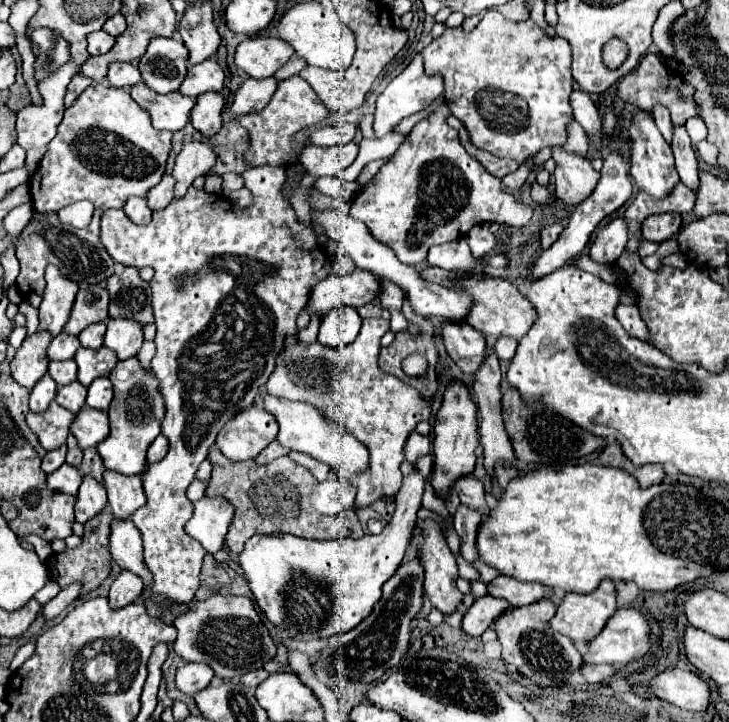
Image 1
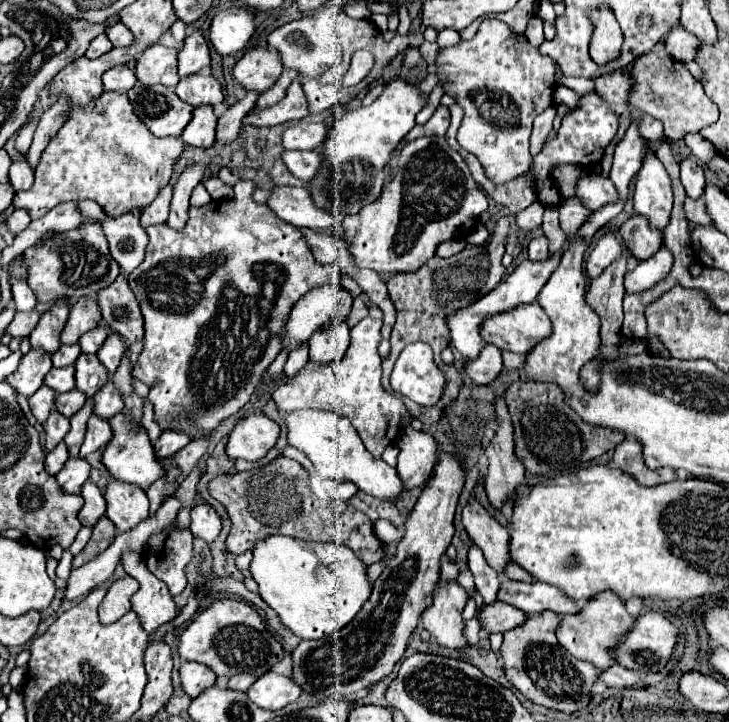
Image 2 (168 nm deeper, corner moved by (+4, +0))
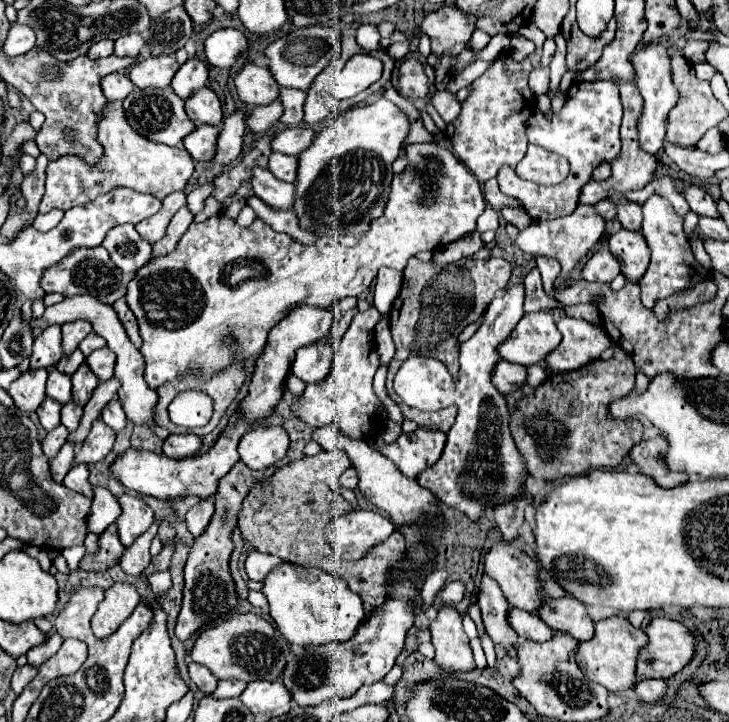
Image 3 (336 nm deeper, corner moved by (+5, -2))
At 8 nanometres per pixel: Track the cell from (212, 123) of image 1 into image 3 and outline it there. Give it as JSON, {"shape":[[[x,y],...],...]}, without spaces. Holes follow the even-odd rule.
{"shape":[[[197,126],[185,140],[183,146],[185,150],[191,154],[193,160],[213,160],[215,156],[215,148],[217,148],[217,136],[219,136],[219,128],[217,126]]]}

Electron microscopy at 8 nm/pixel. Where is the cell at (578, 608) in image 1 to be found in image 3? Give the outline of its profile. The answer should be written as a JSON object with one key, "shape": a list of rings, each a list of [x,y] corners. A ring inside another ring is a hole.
{"shape":[[[611,616],[607,620],[601,620],[595,624],[595,636],[593,640],[587,640],[585,644],[579,644],[577,648],[577,664],[581,664],[581,670],[591,682],[597,682],[605,686],[609,692],[619,690],[631,690],[637,682],[637,658],[639,652],[647,646],[647,636],[641,628],[635,628],[629,624],[623,616]]]}

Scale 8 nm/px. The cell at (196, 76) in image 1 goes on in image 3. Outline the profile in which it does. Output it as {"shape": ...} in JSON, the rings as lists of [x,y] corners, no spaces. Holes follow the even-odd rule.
{"shape":[[[201,88],[201,92],[195,92],[189,100],[185,100],[185,112],[195,126],[211,124],[219,126],[223,120],[223,110],[217,94],[211,88]]]}

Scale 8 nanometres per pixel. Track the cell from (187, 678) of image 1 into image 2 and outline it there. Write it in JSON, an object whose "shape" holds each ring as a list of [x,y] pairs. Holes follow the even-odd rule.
{"shape":[[[184,662],[180,666],[180,680],[182,680],[182,690],[190,698],[196,698],[204,688],[216,682],[216,674],[198,662]]]}

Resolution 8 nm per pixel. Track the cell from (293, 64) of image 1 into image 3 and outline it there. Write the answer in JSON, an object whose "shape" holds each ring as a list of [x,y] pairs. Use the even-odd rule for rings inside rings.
{"shape":[[[275,100],[273,104],[267,104],[267,106],[261,106],[261,108],[255,108],[249,118],[247,118],[247,126],[251,128],[251,132],[259,134],[259,132],[267,132],[271,130],[279,118],[281,118],[281,112],[283,112],[283,106],[279,100]]]}

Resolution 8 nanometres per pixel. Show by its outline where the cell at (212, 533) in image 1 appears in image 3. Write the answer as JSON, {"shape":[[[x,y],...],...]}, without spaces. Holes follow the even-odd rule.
{"shape":[[[201,500],[199,504],[195,504],[195,506],[187,512],[185,524],[187,524],[187,528],[189,528],[189,532],[191,532],[193,536],[199,536],[199,534],[205,530],[205,526],[209,524],[211,516],[213,516],[213,502],[211,502],[211,500]]]}

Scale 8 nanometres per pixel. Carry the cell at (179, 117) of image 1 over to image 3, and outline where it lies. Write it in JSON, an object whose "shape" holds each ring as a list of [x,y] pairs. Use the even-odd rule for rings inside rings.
{"shape":[[[135,88],[125,100],[123,100],[123,108],[125,108],[125,118],[131,124],[131,128],[153,140],[153,142],[161,142],[167,146],[177,146],[189,132],[195,130],[195,124],[191,120],[187,120],[185,114],[185,102],[181,98],[177,98],[177,94],[171,88]]]}

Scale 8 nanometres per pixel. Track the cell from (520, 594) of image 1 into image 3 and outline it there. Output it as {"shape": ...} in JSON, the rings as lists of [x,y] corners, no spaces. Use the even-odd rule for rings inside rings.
{"shape":[[[565,596],[559,600],[549,598],[549,604],[545,604],[545,612],[541,612],[541,618],[555,632],[569,634],[579,642],[591,640],[595,634],[593,620],[589,618],[585,604],[573,596]]]}

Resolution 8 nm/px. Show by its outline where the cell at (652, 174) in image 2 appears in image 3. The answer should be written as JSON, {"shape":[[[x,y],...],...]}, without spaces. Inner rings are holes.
{"shape":[[[651,196],[645,204],[643,204],[643,228],[641,234],[645,236],[649,250],[651,250],[651,264],[645,272],[645,276],[641,278],[641,302],[645,308],[653,308],[657,300],[669,298],[677,292],[689,290],[693,288],[697,282],[705,280],[709,270],[703,268],[689,246],[687,234],[683,230],[683,218],[675,214],[673,206],[663,200],[661,196]]]}

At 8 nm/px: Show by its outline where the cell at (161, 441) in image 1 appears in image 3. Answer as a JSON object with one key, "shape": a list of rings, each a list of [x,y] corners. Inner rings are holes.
{"shape":[[[183,434],[183,436],[169,436],[163,444],[163,452],[169,458],[187,458],[187,456],[195,456],[201,450],[203,442],[199,436],[195,434]]]}

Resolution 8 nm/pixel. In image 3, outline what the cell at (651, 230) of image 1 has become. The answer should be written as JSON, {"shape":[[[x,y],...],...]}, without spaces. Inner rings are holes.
{"shape":[[[619,230],[609,238],[609,250],[621,262],[621,274],[625,280],[637,284],[649,266],[649,248],[641,232]]]}

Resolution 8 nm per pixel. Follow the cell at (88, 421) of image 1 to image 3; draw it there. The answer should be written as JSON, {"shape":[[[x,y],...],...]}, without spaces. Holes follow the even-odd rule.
{"shape":[[[97,420],[89,432],[89,436],[85,438],[85,442],[81,444],[79,452],[75,454],[75,462],[77,464],[93,464],[93,462],[101,462],[113,448],[115,444],[115,432],[109,430],[101,420]]]}

